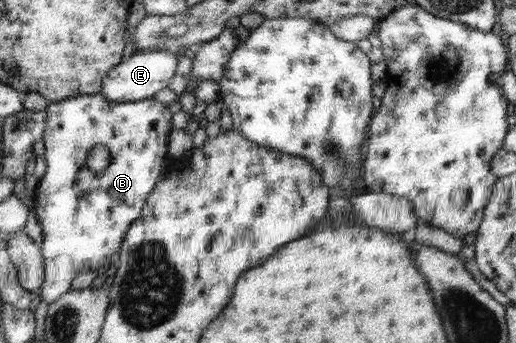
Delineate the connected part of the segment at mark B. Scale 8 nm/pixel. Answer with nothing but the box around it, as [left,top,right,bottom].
[32,94,172,305]

